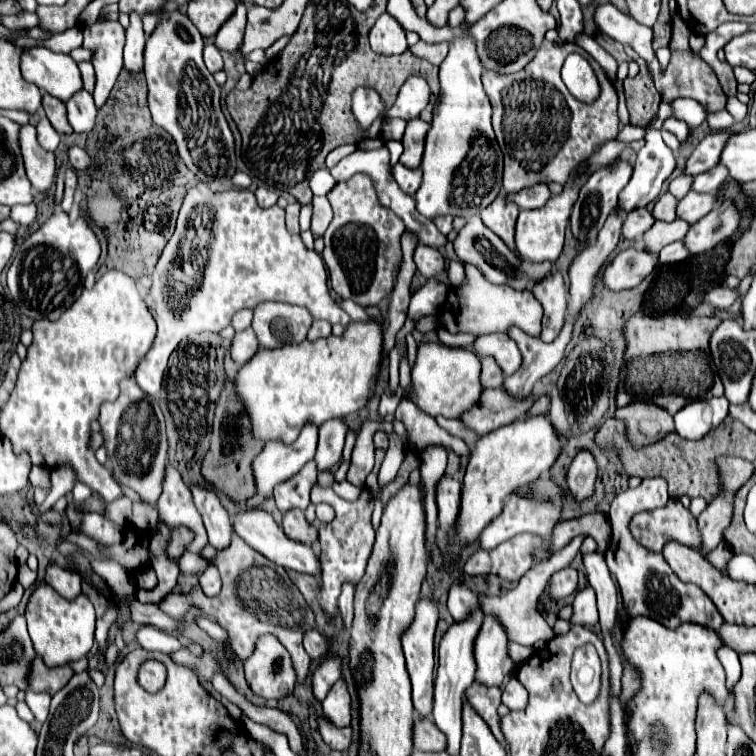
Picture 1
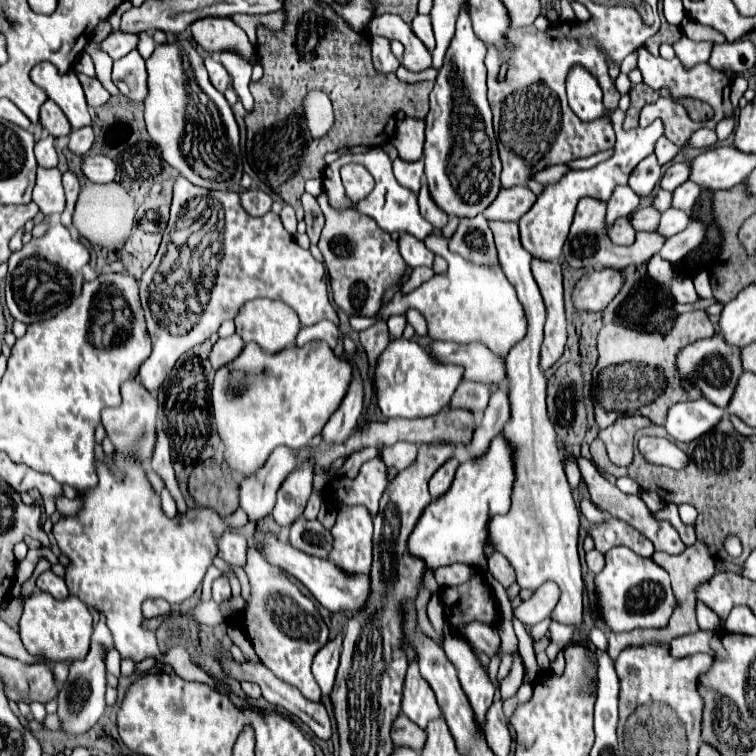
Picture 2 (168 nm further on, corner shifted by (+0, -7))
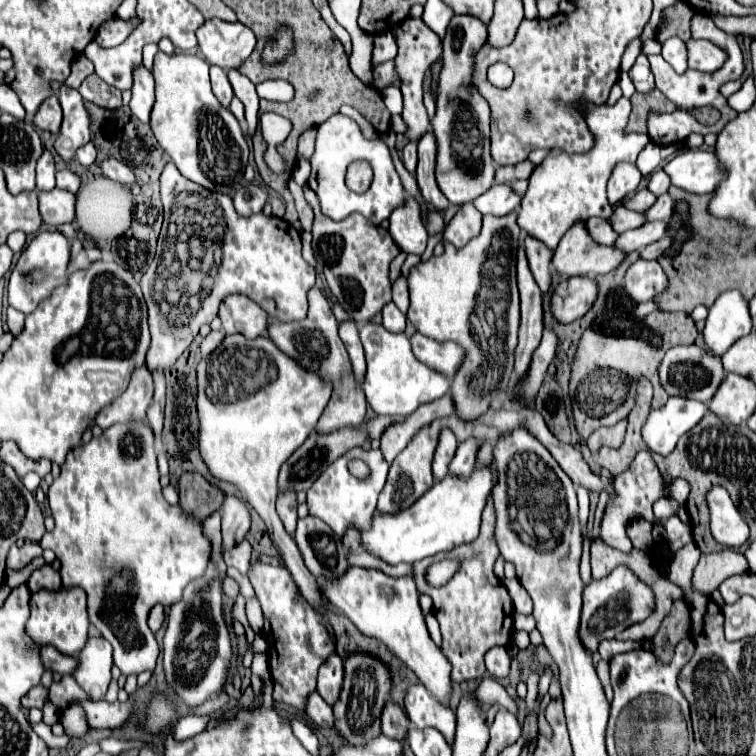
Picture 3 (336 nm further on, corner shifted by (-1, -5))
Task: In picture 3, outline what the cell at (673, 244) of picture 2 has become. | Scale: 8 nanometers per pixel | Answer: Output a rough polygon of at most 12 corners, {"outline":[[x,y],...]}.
{"outline":[[672,236],[648,244],[640,258],[656,260],[672,244]]}

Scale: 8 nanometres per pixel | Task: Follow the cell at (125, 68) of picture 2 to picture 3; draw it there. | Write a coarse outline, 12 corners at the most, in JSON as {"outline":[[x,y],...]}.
{"outline":[[140,66],[134,74],[130,110],[150,122],[154,78]]}

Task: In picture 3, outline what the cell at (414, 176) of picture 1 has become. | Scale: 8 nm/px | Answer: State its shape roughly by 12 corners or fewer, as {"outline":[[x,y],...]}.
{"outline":[[408,142],[402,150],[402,162],[410,174],[414,174],[416,144]]}

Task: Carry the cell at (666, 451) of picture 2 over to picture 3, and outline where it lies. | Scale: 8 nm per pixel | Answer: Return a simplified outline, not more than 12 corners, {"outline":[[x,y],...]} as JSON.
{"outline":[[648,450],[614,478],[598,538],[630,552],[626,526],[669,494]]}

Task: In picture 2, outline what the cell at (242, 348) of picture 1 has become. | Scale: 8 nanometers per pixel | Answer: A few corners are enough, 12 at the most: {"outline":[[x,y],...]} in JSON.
{"outline":[[239,334],[221,338],[211,350],[215,370],[233,362],[245,348]]}

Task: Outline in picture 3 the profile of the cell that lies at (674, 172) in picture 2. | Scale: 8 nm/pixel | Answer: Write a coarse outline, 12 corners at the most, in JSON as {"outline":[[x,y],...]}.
{"outline":[[662,168],[650,174],[646,188],[654,196],[666,194],[670,188]]}

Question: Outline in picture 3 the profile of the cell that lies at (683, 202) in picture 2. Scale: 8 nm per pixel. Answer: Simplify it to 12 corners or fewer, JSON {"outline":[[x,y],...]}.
{"outline":[[664,194],[644,212],[646,222],[668,220],[674,200]]}

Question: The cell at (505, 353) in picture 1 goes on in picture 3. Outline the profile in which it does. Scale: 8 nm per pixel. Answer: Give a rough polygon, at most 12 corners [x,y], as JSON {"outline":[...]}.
{"outline":[[420,332],[410,338],[414,356],[448,380],[464,358],[454,342]]}

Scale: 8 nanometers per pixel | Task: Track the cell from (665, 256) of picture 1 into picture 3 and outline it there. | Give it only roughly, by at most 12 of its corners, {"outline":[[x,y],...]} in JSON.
{"outline":[[636,260],[624,296],[648,302],[666,286],[656,260]]}

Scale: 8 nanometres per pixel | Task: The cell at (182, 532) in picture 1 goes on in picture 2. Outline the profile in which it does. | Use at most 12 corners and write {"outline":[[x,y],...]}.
{"outline":[[115,458],[53,526],[67,588],[107,616],[123,658],[159,658],[141,604],[193,596],[227,528],[168,518],[145,470]]}

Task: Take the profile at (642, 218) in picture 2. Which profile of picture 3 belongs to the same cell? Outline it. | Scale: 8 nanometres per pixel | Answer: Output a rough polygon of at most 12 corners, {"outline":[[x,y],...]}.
{"outline":[[616,206],[608,218],[612,230],[622,234],[644,224],[640,212]]}

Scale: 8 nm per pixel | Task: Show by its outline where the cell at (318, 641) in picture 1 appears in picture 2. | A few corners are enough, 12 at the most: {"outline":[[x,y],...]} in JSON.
{"outline":[[343,634],[313,658],[313,676],[329,694],[339,668]]}

